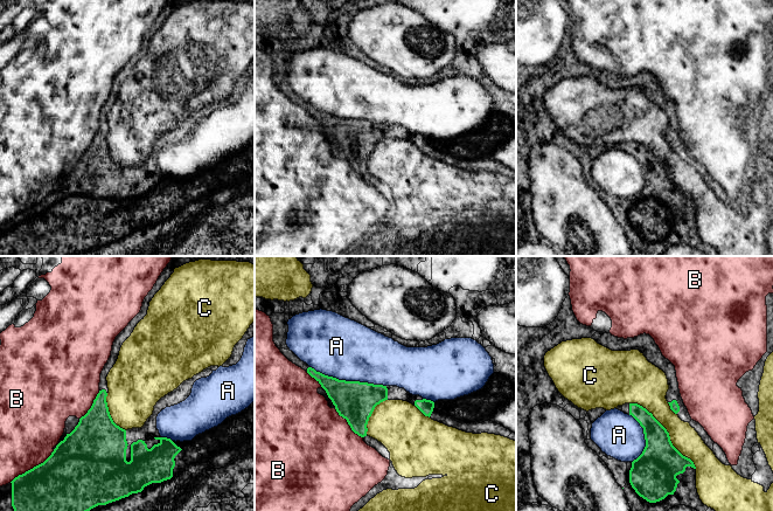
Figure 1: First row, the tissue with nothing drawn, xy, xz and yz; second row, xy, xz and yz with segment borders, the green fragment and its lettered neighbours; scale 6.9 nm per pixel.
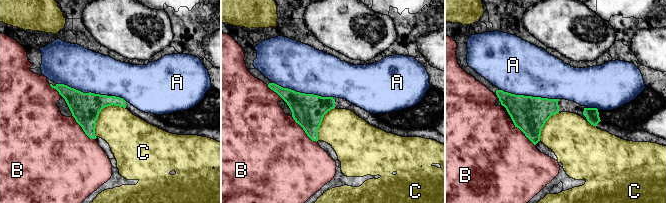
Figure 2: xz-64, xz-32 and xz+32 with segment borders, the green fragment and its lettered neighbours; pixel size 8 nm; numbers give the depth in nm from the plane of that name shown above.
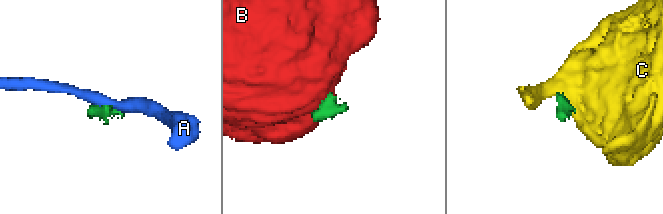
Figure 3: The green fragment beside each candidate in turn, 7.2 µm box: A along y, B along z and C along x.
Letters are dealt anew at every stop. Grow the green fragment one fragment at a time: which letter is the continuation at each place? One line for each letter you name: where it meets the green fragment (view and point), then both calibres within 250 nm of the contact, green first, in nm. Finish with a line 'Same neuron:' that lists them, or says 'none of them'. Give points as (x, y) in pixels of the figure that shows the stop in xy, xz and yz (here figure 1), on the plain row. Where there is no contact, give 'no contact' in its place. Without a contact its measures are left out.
Same neuron: none of them

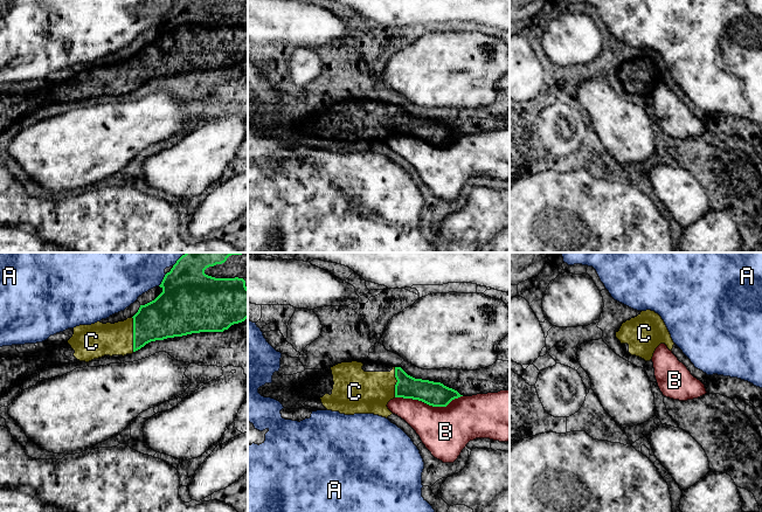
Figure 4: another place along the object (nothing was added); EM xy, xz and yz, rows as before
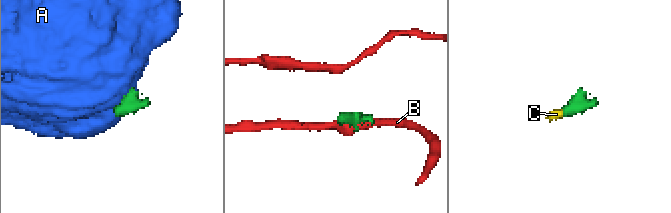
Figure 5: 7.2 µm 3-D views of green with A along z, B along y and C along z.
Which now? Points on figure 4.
C: meets green in xy at (133, 73); 280 nm thick on the green side, 240 nm on the other
Same neuron: C

